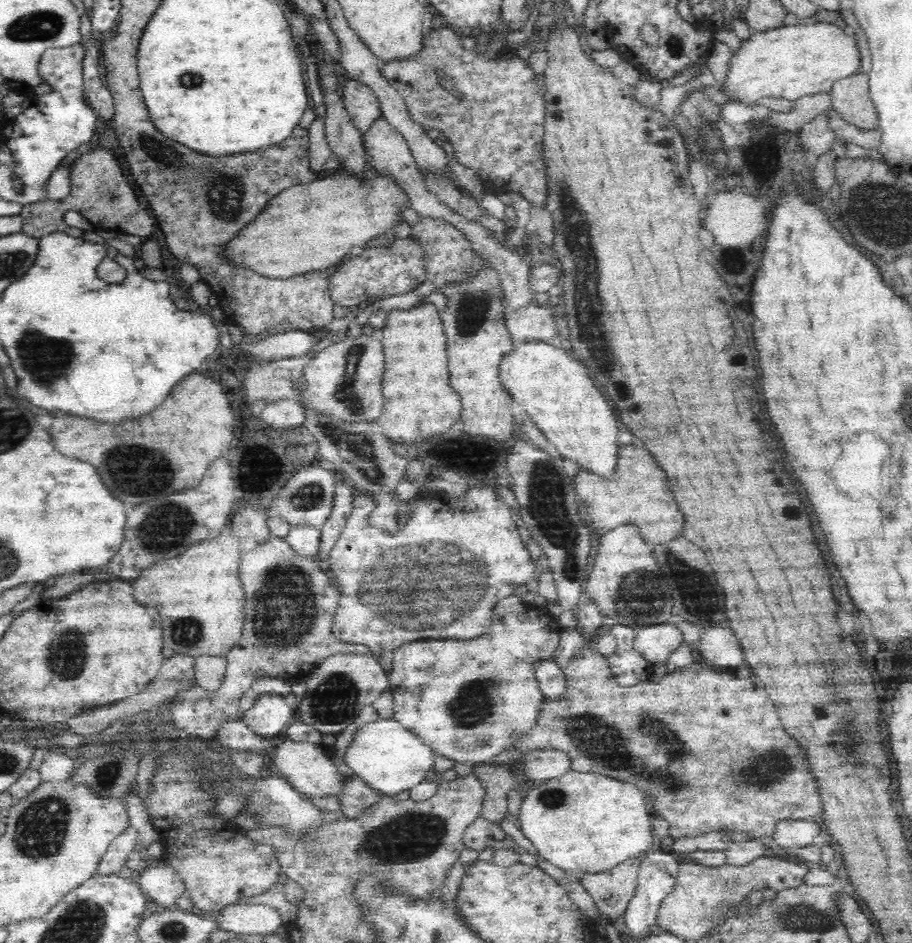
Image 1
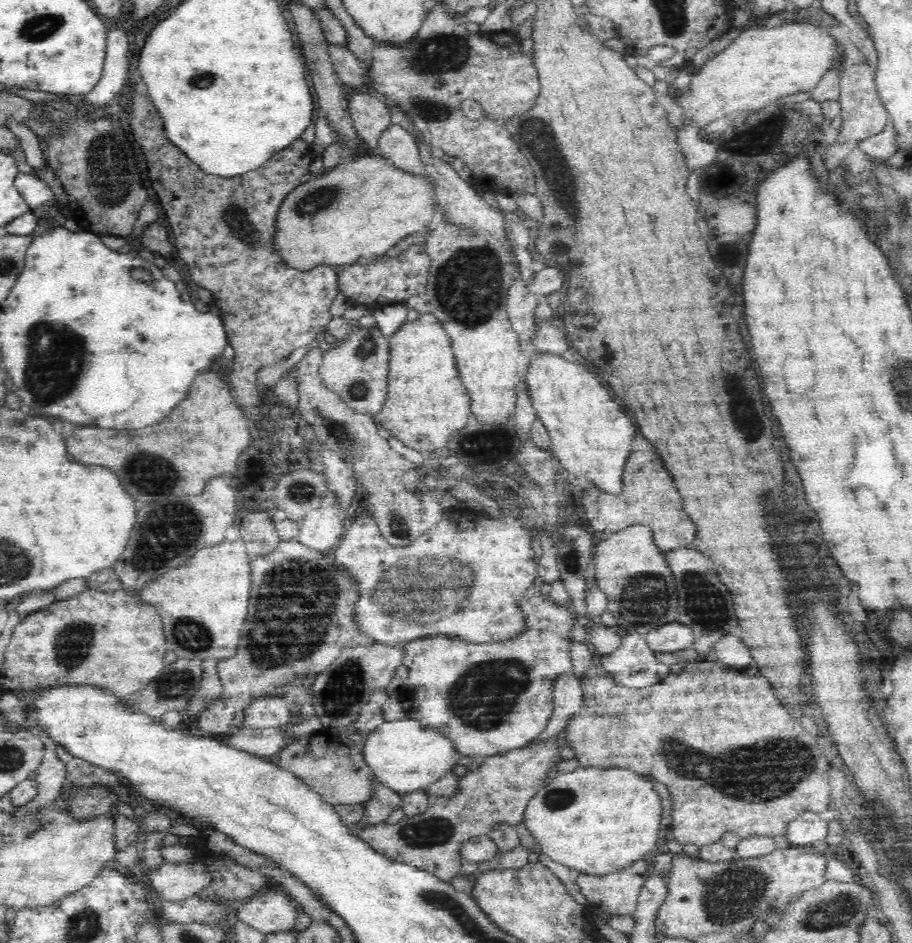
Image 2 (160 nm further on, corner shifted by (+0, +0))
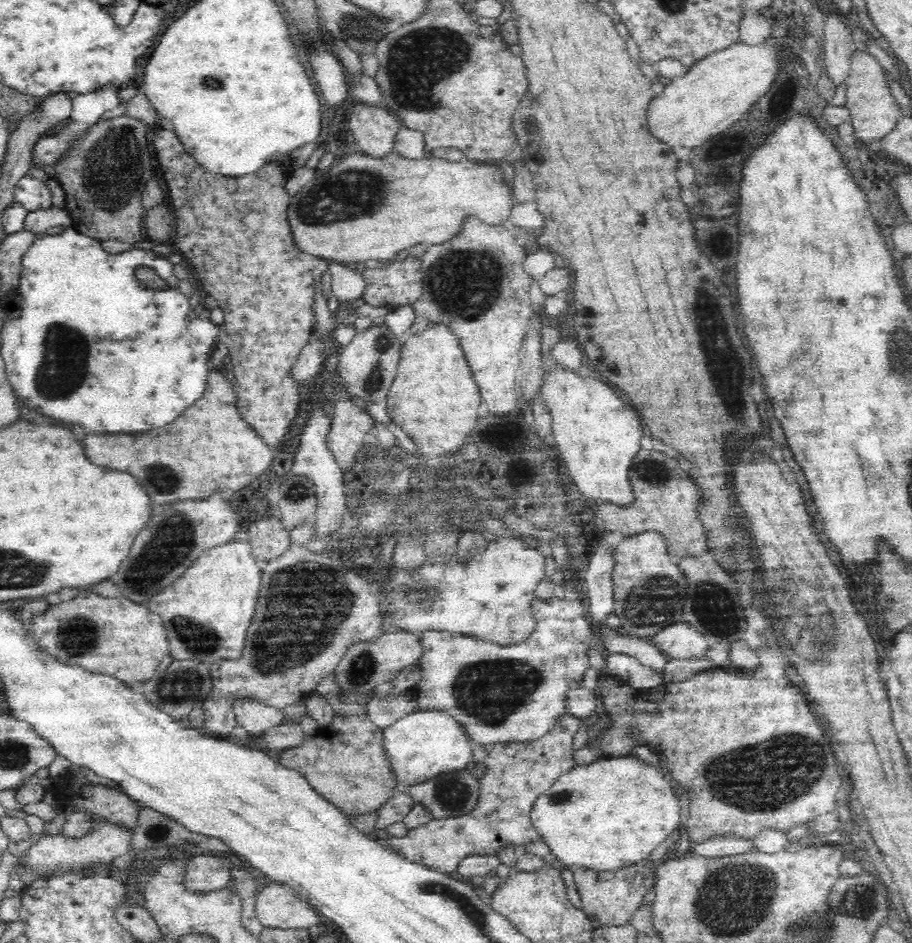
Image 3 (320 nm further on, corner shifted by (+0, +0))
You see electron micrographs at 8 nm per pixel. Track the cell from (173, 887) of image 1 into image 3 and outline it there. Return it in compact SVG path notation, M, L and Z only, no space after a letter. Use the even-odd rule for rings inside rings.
M206 853L185 861L181 883L194 894L230 887L232 861L227 855Z

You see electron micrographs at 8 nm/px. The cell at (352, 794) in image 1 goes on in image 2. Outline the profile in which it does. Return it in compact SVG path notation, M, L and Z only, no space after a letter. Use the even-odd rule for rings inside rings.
M376 780L371 782L371 795L362 804L362 822L376 824L385 821L396 808L401 806L401 795L386 788Z

